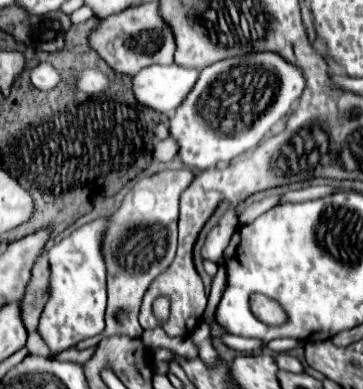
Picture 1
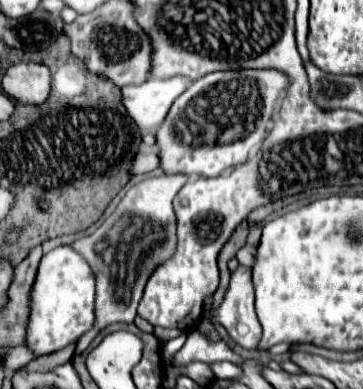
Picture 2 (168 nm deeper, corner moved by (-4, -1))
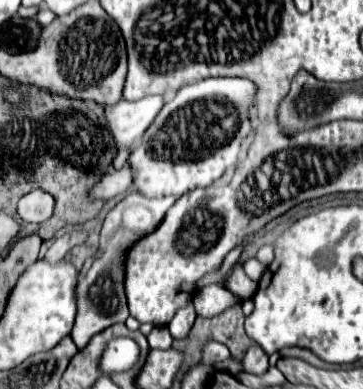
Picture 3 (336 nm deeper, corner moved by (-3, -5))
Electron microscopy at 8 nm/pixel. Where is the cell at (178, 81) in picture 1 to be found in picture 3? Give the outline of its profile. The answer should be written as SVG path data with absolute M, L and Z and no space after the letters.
M147 95L139 101L121 99L119 103L105 107L105 119L117 143L117 155L107 173L127 165L132 148L141 141L143 133L149 129L163 105L163 95Z

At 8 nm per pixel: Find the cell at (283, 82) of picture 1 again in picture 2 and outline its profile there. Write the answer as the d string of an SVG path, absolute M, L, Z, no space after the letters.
M238 69L238 71L216 71L194 81L174 103L156 133L156 147L160 157L162 173L172 175L204 175L218 177L222 171L236 167L248 159L252 147L260 145L266 135L266 123L272 117L278 95L288 87L288 77L274 69Z

